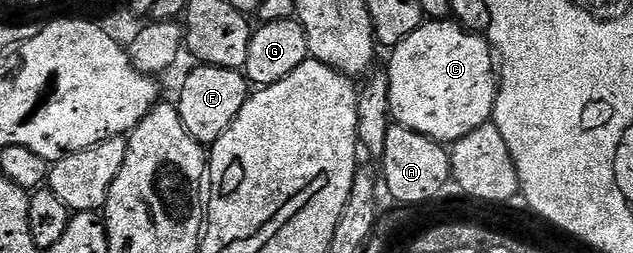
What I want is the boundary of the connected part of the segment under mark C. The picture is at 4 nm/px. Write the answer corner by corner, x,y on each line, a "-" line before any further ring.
426,19
419,29
408,35
408,39
393,46
391,53
394,54
390,57
390,70
385,70
384,76
388,79
389,116
397,124
433,141
453,143
493,118
494,100
498,94
496,57
483,34
463,29
453,19

